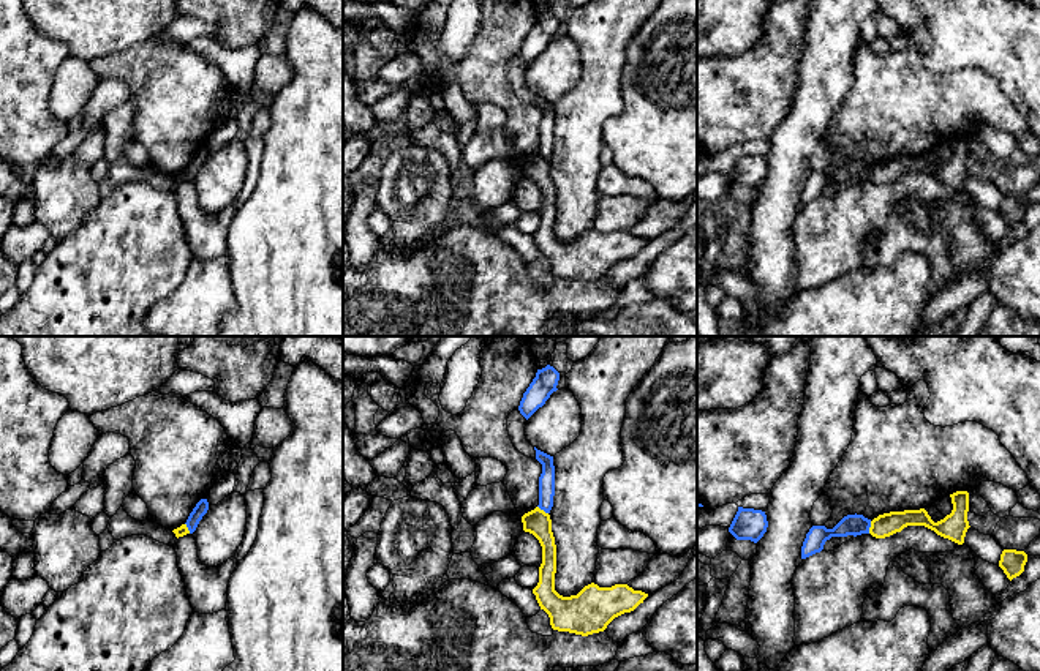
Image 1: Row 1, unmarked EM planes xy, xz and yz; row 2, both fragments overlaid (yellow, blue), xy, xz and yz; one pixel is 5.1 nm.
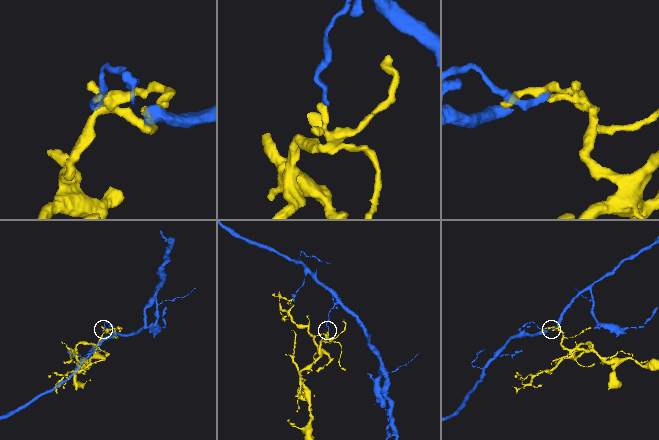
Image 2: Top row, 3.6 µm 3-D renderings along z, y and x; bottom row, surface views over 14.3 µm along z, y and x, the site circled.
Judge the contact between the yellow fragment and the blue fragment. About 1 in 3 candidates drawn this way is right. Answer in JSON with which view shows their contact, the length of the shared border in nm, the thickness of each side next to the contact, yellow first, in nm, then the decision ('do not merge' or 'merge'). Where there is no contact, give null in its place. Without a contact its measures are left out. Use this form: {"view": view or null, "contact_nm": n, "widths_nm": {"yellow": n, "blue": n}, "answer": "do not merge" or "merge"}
{"view": "yz", "contact_nm": 70, "widths_nm": {"yellow": 120, "blue": 110}, "answer": "do not merge"}

